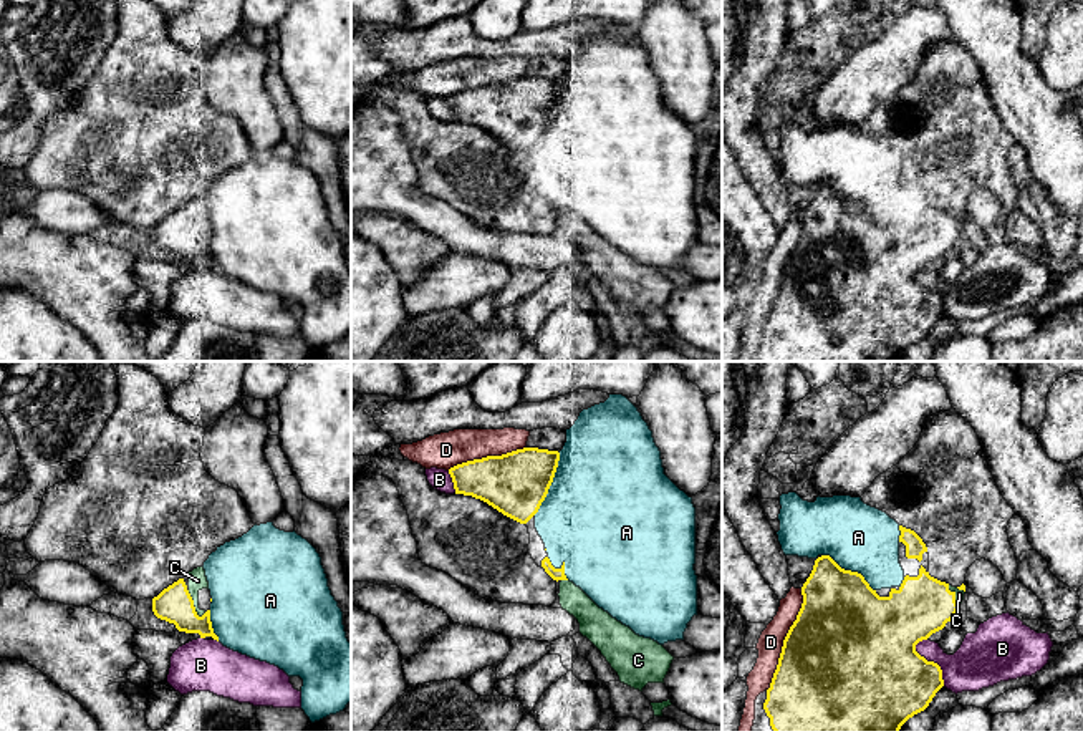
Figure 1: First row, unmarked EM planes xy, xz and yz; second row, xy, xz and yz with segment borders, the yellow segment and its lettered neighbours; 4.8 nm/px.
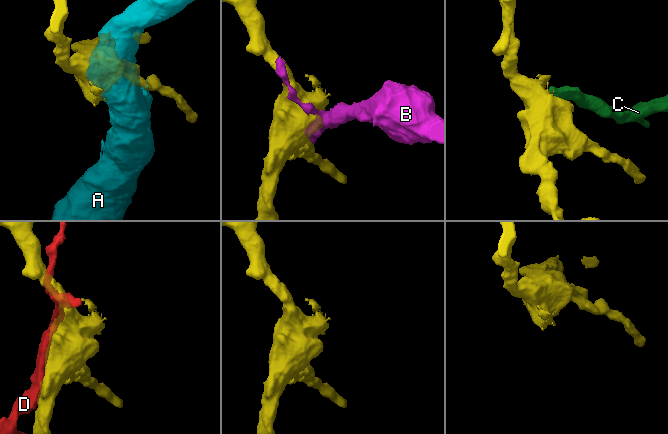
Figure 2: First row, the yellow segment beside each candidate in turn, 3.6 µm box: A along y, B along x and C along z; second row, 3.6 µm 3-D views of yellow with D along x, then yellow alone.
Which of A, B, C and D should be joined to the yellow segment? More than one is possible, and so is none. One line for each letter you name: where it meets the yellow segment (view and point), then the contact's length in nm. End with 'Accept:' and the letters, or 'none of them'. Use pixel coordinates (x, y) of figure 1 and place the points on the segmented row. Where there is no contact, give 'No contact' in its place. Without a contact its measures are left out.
C: Touches yellow at xy (192, 604). Shared border 150 nm
Accept: C

